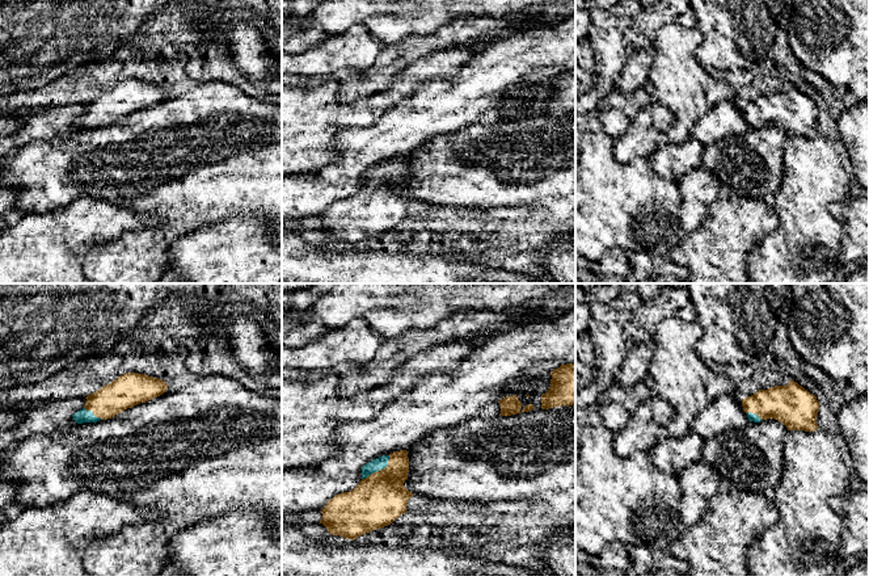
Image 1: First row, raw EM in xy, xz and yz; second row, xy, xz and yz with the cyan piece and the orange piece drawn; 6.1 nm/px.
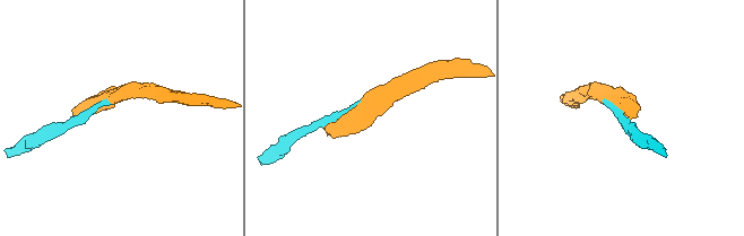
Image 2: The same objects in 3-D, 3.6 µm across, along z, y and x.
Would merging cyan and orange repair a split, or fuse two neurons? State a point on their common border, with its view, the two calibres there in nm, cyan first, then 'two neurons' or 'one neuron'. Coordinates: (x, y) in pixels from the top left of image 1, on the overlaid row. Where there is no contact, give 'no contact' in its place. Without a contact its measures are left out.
xz (379, 470) | 80/320 nm | one neuron

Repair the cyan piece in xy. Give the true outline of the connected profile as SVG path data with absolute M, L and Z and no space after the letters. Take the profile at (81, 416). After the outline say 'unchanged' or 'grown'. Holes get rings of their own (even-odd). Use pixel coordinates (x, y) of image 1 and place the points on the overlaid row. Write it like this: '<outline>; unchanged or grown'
M126 373L88 395L85 407L72 417L77 424L111 419L127 408L163 395L166 390L168 384L163 379Z; grown

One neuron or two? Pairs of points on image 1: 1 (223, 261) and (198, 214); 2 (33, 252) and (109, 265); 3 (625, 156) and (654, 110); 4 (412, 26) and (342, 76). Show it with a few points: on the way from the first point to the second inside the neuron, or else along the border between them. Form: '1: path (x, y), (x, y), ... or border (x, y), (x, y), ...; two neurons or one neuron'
1: border (233, 215), (199, 227), (176, 239); two neurons
2: border (109, 243), (96, 246), (87, 255), (83, 269); two neurons
3: path (632, 144), (650, 122); one neuron
4: border (417, 33), (387, 45); two neurons

